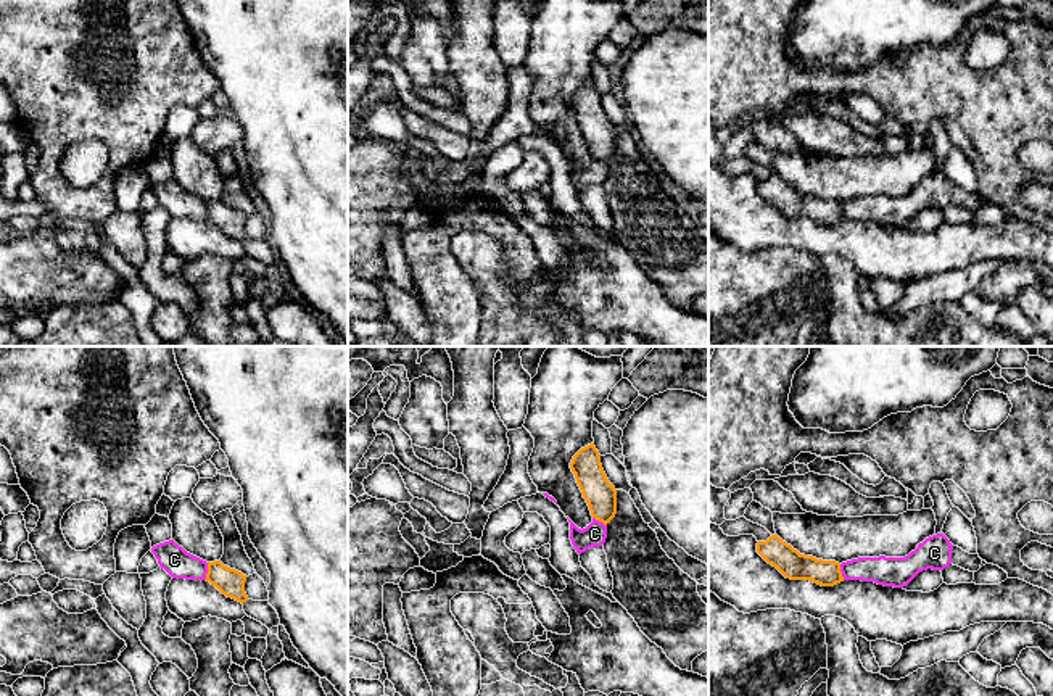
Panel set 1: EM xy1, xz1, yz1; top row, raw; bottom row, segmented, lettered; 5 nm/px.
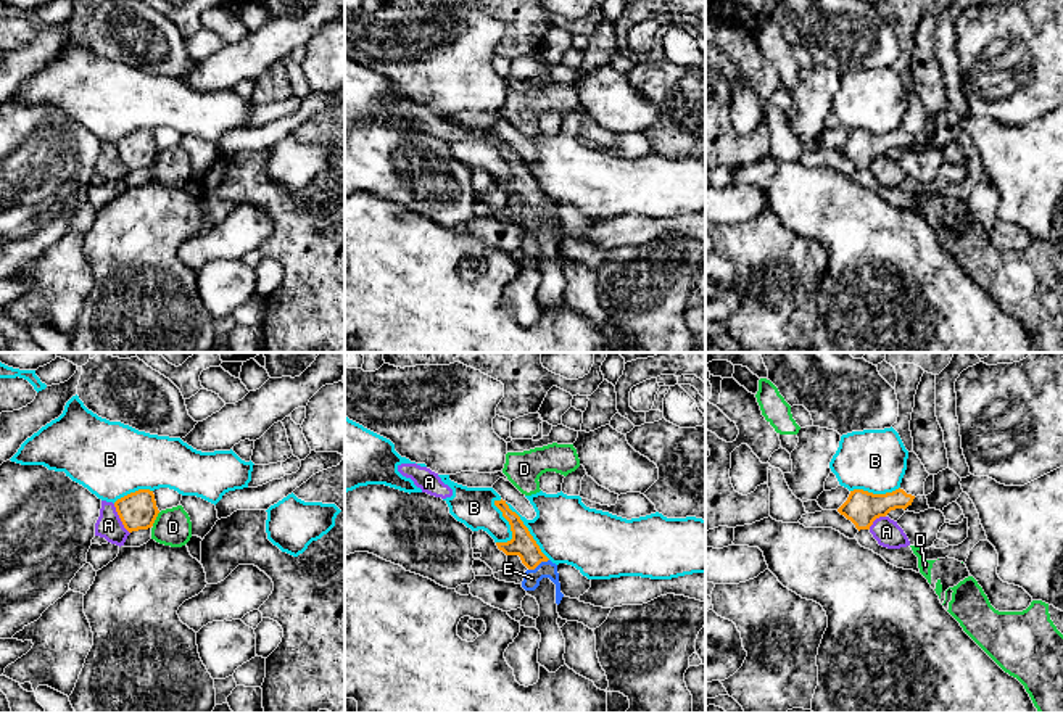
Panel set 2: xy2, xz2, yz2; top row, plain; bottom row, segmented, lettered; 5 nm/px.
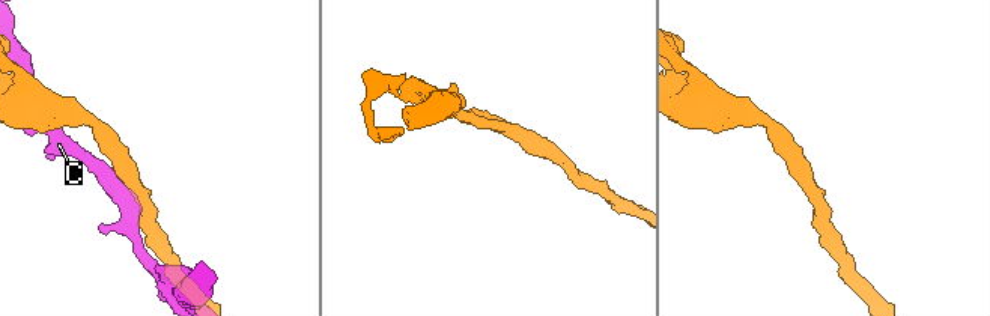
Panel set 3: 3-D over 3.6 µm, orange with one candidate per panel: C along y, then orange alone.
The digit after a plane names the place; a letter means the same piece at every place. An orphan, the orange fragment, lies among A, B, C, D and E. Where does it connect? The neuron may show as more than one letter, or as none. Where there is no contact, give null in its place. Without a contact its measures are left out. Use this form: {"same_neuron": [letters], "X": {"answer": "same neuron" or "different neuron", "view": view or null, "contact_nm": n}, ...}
{"same_neuron": ["E"], "A": {"answer": "different neuron", "view": "xy2", "contact_nm": 170}, "B": {"answer": "different neuron", "view": "xz2", "contact_nm": 240}, "C": {"answer": "different neuron", "view": "xy1", "contact_nm": 90}, "D": {"answer": "different neuron", "view": "xy2", "contact_nm": 80}, "E": {"answer": "same neuron", "view": "xz2", "contact_nm": 120}}

